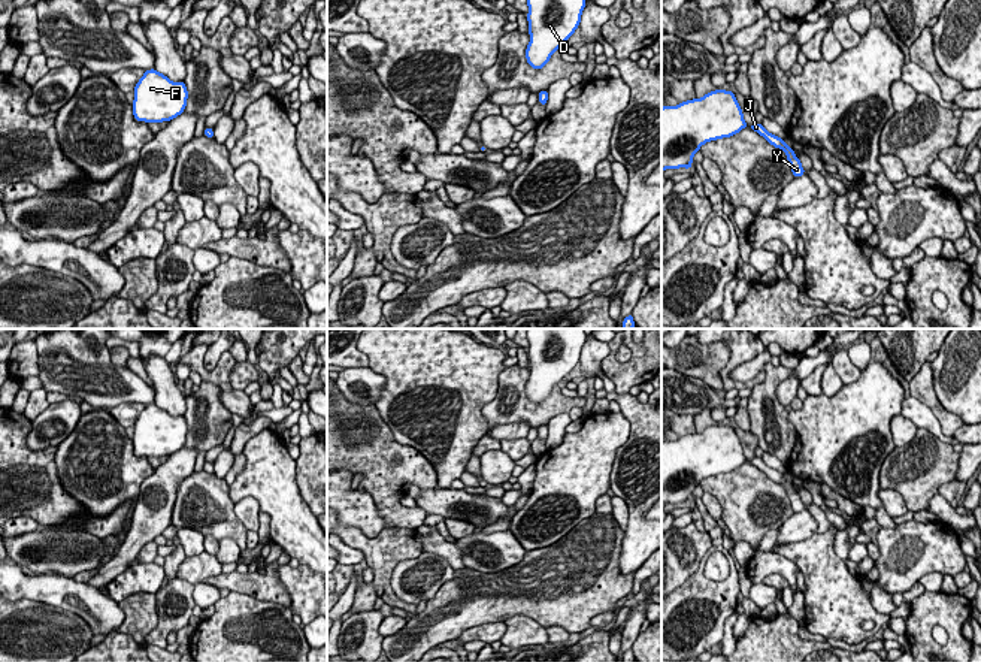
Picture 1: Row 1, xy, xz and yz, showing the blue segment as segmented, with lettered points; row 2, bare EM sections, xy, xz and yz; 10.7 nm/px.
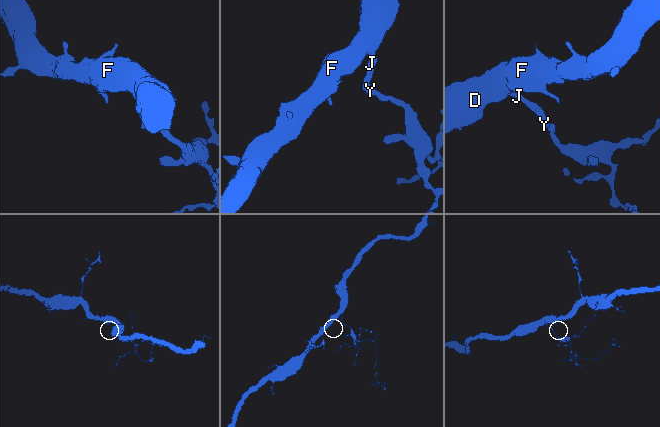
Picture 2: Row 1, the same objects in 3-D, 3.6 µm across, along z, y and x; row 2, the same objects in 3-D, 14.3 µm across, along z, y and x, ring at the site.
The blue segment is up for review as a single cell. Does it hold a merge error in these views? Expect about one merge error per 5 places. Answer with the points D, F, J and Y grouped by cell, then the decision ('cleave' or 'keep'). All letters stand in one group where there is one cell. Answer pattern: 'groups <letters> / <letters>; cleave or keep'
groups D F J Y; keep

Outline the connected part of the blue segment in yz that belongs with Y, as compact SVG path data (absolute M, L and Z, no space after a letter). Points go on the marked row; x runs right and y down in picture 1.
M754 123L748 129L757 132L760 136L763 136L772 146L779 148L785 152L787 160L791 166L793 178L799 178L805 175L805 169L802 167L800 158L794 155L794 149L790 148L782 137L778 137L772 133L769 133L760 123Z

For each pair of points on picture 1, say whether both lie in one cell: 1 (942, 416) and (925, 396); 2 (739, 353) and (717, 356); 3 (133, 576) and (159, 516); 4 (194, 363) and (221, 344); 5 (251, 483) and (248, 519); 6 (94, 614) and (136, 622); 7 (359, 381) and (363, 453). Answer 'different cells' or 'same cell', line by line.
1: same cell
2: different cells
3: different cells
4: different cells
5: different cells
6: different cells
7: different cells

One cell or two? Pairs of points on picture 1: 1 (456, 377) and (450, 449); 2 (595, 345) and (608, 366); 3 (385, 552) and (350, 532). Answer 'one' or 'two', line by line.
1: one
2: two
3: one

